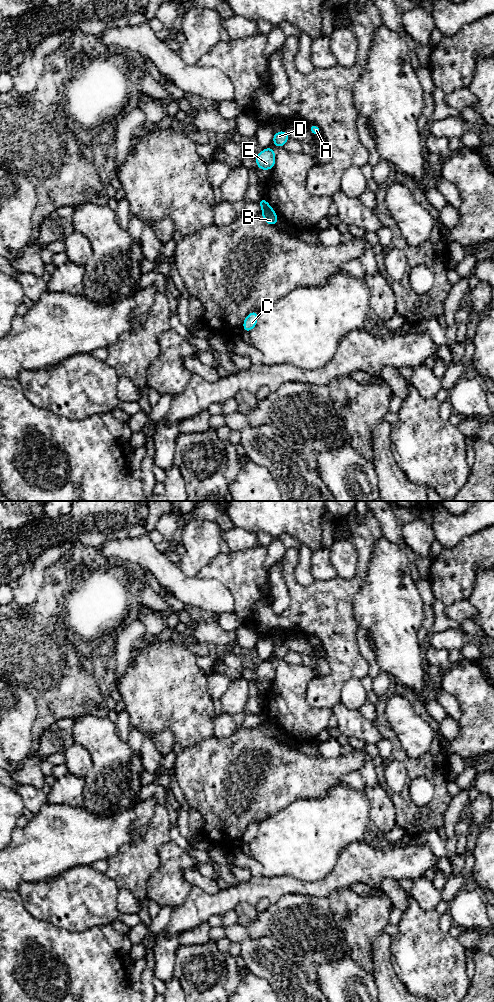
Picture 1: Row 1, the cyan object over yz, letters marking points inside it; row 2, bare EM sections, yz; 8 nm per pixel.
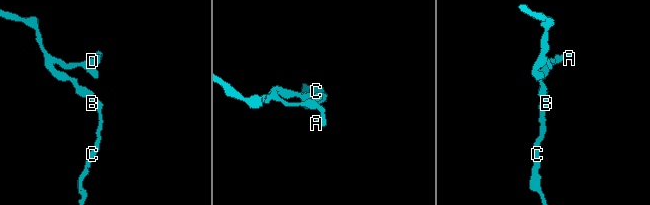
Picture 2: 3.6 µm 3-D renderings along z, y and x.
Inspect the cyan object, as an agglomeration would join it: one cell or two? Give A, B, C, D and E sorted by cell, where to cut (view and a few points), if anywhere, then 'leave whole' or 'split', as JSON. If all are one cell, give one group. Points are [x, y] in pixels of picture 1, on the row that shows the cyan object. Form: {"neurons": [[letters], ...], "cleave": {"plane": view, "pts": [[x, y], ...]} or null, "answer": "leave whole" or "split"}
{"neurons": [["A", "D", "E"], ["B", "C"]], "cleave": {"plane": "yz", "pts": [[273, 210], [263, 212]]}, "answer": "split"}

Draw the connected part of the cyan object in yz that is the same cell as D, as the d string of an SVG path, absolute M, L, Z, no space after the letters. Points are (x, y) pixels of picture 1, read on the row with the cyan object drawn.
M283 130L283 131L274 133L272 141L274 142L276 147L284 147L284 145L289 139L290 139L289 135L285 130Z

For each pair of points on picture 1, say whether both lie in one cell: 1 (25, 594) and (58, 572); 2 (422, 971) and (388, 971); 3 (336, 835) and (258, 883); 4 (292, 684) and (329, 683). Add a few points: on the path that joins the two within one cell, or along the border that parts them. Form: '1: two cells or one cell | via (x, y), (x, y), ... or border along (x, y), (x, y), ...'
1: two cells | border along (53, 566), (46, 572), (37, 599), (31, 603)
2: two cells | border along (389, 948), (394, 972), (408, 990)
3: two cells | border along (262, 875), (269, 877), (292, 876)
4: two cells | border along (315, 677), (306, 690), (306, 701), (312, 707)

